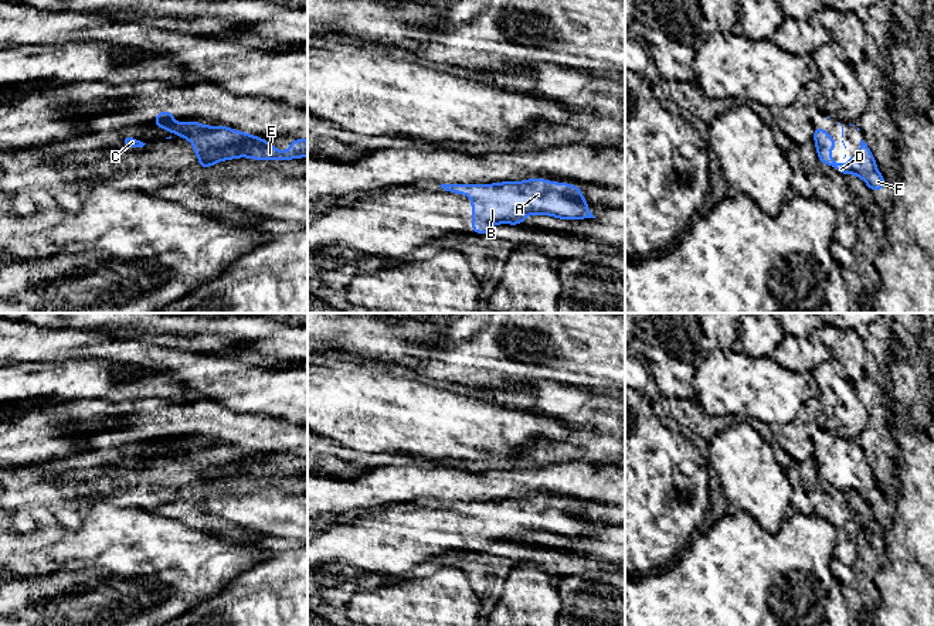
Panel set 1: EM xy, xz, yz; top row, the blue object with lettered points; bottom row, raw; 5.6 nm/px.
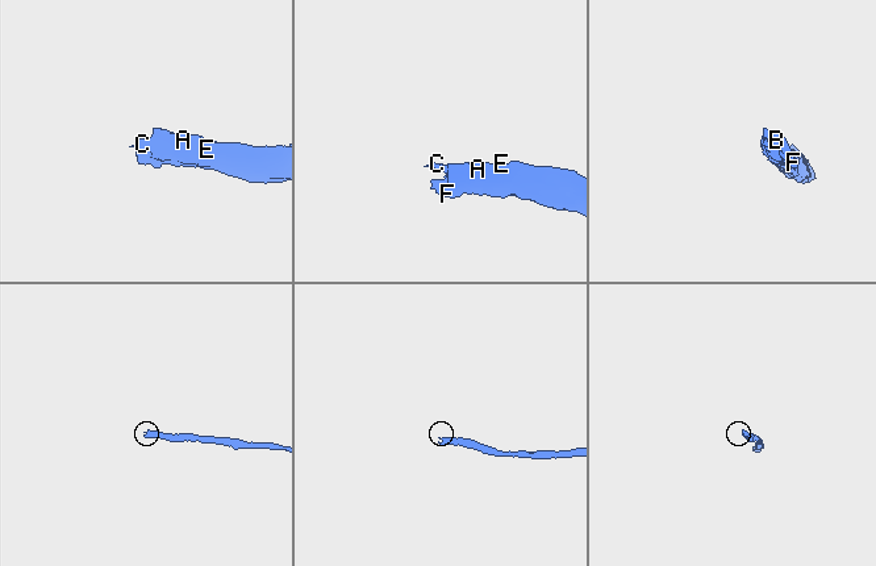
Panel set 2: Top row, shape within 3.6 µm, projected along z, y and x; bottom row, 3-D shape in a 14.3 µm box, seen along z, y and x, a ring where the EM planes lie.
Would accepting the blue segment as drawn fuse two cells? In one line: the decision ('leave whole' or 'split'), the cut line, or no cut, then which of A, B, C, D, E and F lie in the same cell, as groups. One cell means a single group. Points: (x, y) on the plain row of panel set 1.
leave whole; no cut; A B C D E F

